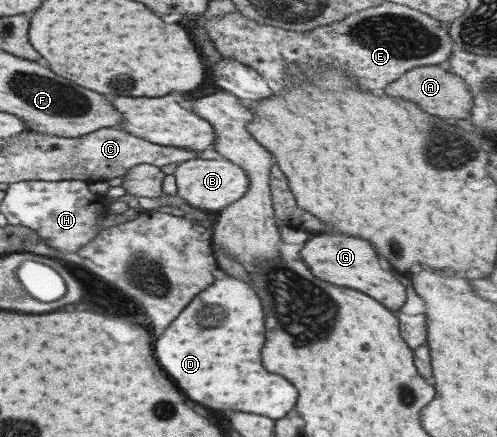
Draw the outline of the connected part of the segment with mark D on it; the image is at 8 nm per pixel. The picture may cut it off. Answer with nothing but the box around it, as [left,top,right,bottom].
[155,277,297,419]

